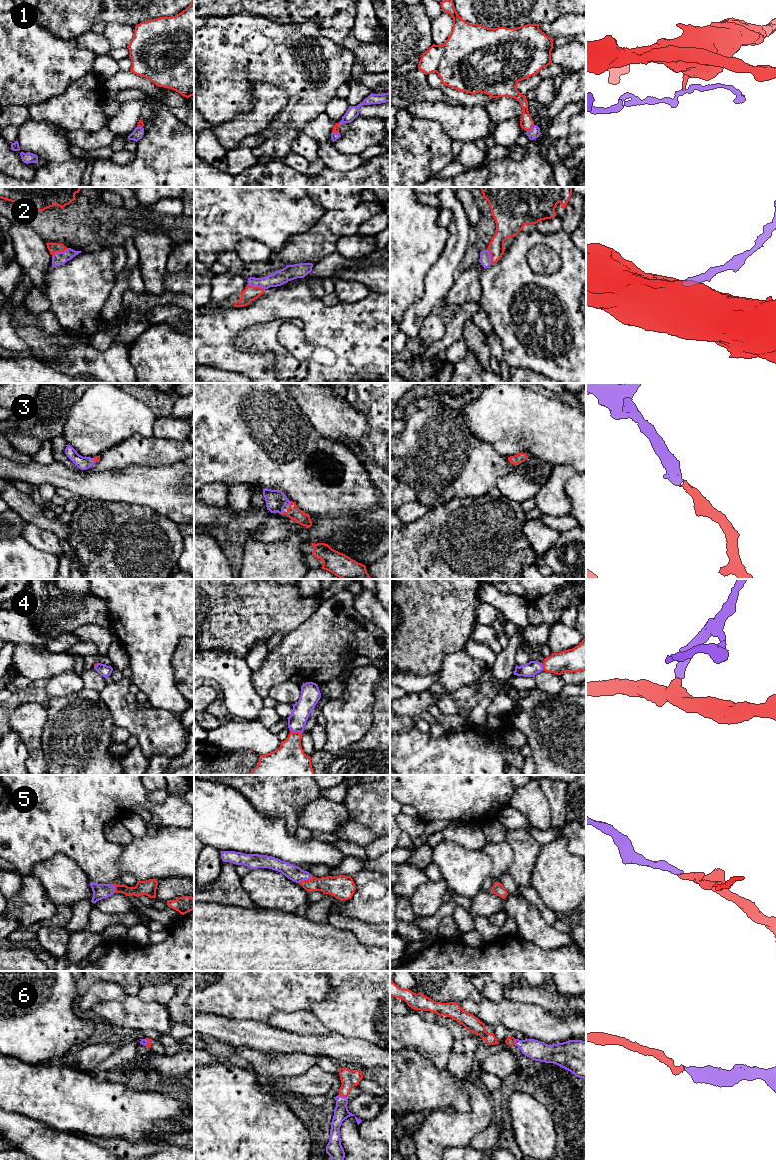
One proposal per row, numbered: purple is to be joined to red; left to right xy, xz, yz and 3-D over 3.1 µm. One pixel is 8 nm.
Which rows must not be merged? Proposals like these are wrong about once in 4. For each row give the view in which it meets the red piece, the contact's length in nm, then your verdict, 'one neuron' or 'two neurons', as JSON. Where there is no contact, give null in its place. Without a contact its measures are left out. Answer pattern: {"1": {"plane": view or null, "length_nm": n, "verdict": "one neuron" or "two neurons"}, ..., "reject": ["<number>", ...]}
{"1": {"plane": "yz", "length_nm": 80, "verdict": "two neurons"}, "2": {"plane": "xy", "length_nm": 150, "verdict": "one neuron"}, "3": {"plane": "xz", "length_nm": 40, "verdict": "one neuron"}, "4": {"plane": "xz", "length_nm": 100, "verdict": "one neuron"}, "5": {"plane": "xz", "length_nm": 130, "verdict": "one neuron"}, "6": {"plane": "xz", "length_nm": 70, "verdict": "one neuron"}, "reject": ["1"]}

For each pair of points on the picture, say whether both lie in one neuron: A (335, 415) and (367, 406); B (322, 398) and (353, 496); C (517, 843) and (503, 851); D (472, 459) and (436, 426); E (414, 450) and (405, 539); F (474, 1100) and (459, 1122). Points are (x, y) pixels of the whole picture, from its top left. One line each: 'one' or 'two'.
A: two
B: two
C: two
D: one
E: two
F: one

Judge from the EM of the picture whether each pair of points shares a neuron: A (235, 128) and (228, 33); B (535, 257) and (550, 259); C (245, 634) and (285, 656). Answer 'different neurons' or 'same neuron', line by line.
A: different neurons
B: same neuron
C: different neurons

